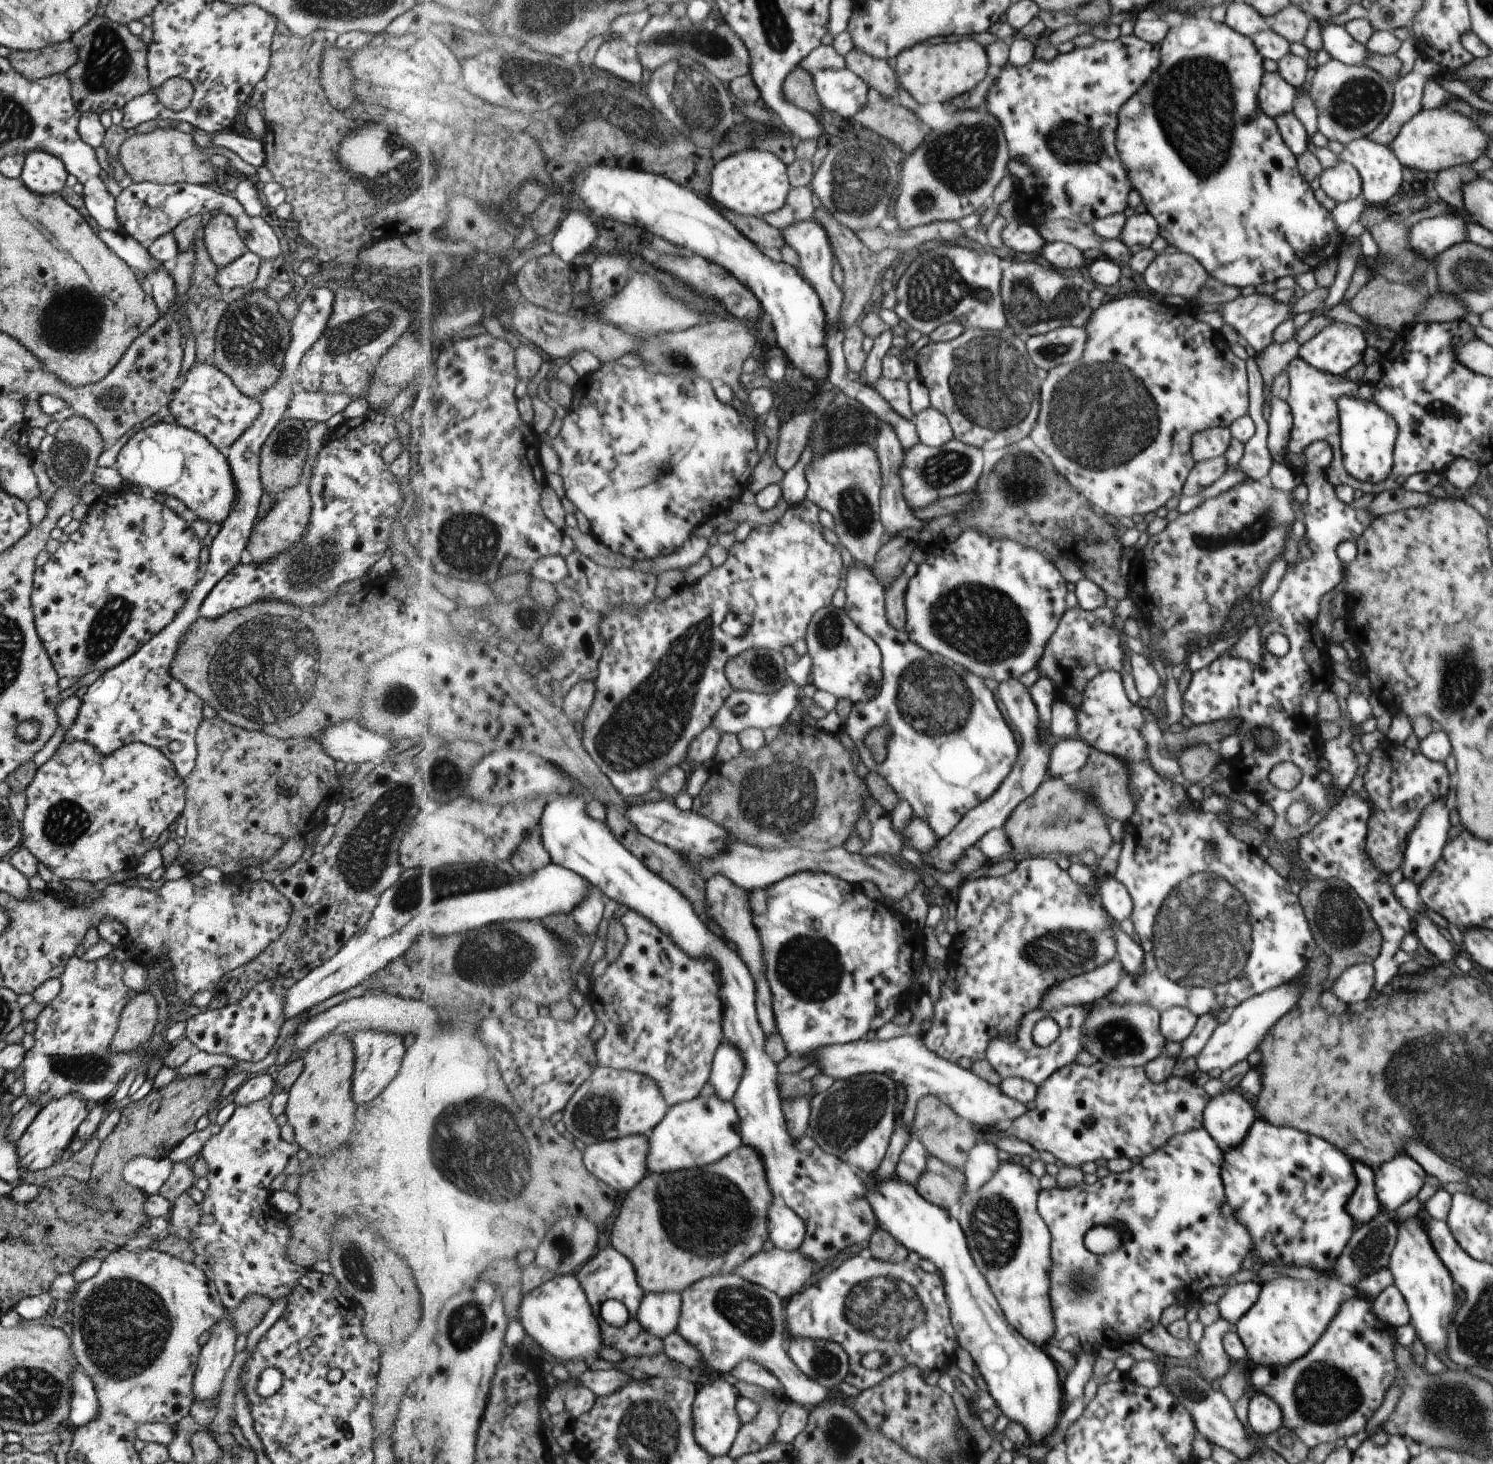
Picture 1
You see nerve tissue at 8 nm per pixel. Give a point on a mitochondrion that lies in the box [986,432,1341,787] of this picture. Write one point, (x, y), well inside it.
(1263, 523)

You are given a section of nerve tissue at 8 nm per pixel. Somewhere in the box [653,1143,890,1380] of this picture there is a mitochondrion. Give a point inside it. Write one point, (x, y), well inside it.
(731, 1222)

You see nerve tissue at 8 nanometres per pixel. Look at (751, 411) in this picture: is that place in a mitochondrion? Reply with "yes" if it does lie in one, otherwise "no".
no

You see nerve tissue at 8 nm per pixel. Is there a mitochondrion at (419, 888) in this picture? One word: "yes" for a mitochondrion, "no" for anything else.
yes

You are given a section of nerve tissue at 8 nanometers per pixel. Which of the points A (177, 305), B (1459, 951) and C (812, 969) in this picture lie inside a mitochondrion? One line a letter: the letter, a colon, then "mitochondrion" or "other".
A: other
B: other
C: mitochondrion

